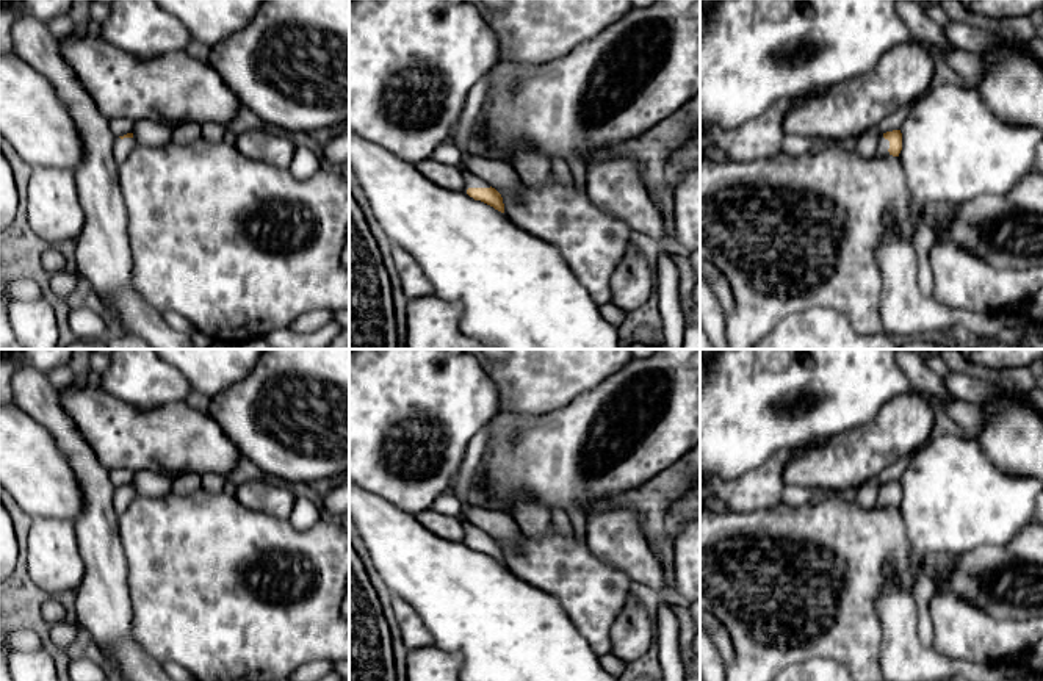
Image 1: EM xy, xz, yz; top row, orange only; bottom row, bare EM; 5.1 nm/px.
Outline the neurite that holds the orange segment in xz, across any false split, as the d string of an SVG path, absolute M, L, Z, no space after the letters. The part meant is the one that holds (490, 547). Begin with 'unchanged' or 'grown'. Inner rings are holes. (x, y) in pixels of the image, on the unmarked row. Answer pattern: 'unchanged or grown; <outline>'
grown; M462 521L464 526L464 543L467 543L475 551L481 551L495 560L504 564L504 554L501 545L492 539L485 531L479 529L473 523Z

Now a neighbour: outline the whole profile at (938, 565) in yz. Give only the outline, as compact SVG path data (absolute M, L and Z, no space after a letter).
M938 553L927 554L922 559L922 571L933 581L933 584L951 575L955 567L954 554Z

